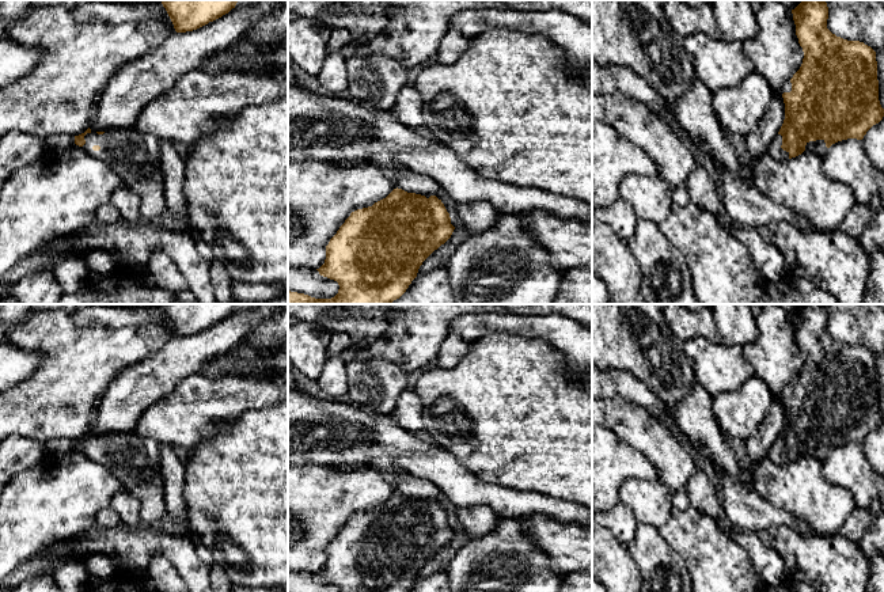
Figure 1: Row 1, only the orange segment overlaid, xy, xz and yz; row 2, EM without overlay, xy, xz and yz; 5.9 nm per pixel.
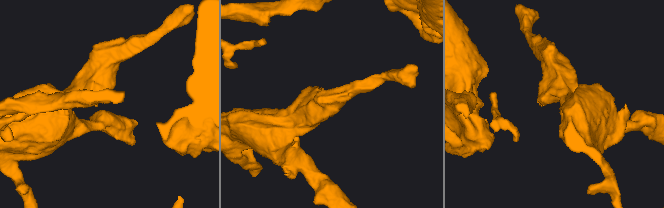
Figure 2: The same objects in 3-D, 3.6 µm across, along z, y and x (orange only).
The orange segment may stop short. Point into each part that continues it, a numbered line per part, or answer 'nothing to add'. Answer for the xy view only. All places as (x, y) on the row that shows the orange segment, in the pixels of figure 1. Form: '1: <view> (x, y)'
1: xy (135, 156)

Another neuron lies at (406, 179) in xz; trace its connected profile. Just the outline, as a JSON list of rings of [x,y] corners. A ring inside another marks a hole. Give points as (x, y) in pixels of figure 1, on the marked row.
[[[401,168],[391,174],[398,189],[421,196],[445,196],[441,186],[425,174],[414,172],[409,168]]]

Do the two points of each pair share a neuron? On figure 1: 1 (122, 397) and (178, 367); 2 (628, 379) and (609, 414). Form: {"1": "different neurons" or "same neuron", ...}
{"1": "same neuron", "2": "different neurons"}

